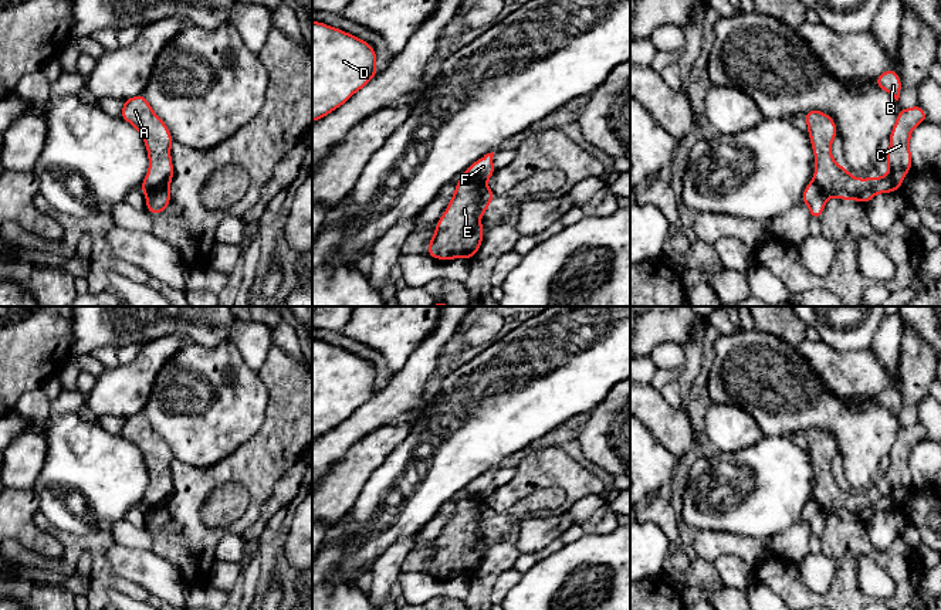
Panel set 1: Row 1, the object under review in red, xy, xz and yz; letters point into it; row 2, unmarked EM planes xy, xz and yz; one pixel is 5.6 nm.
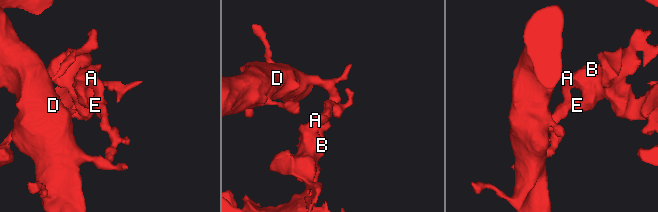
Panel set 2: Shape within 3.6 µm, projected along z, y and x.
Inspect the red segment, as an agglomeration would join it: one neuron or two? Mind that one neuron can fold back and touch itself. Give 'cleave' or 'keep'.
cleave

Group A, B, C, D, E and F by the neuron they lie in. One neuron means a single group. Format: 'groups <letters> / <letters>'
groups A B C E / D F

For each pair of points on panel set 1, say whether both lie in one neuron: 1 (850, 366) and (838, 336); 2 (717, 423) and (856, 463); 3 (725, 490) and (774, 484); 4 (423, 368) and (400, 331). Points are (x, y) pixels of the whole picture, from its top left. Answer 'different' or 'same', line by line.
1: different
2: different
3: same
4: different

